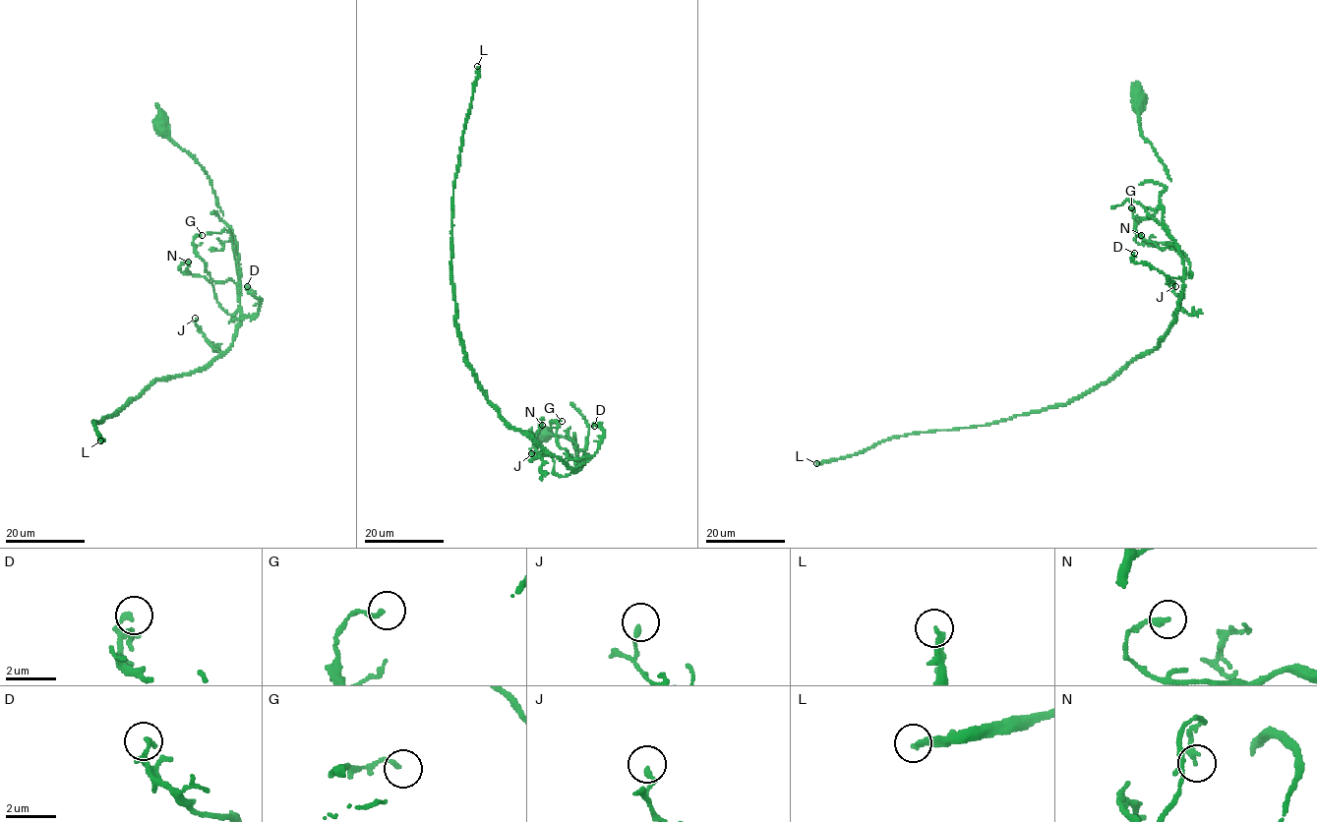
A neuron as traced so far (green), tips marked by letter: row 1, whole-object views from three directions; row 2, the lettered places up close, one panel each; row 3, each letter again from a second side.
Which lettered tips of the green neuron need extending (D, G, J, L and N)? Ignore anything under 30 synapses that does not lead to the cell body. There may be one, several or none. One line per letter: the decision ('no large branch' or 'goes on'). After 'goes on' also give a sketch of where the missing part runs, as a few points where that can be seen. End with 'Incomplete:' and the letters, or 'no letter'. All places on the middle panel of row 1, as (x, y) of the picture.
D: no large branch
G: no large branch
J: no large branch
L: goes on
N: no large branch
Incomplete: L

